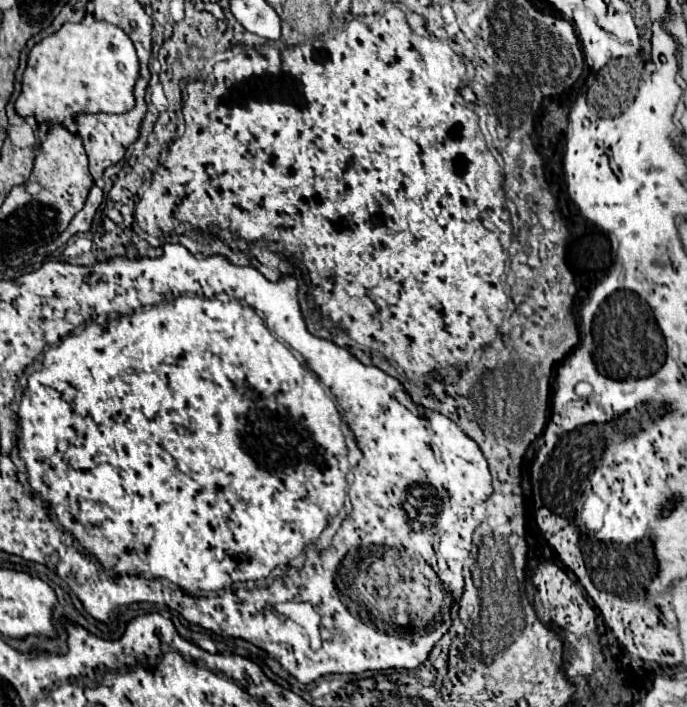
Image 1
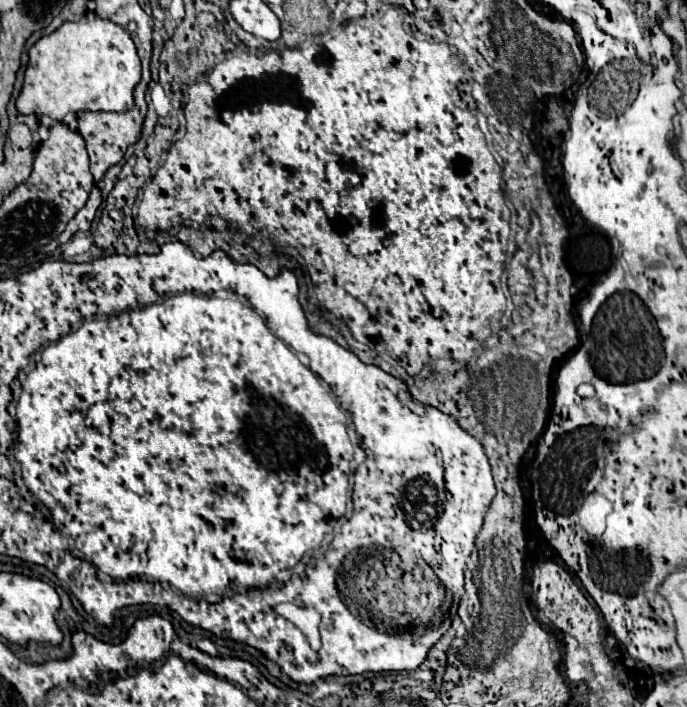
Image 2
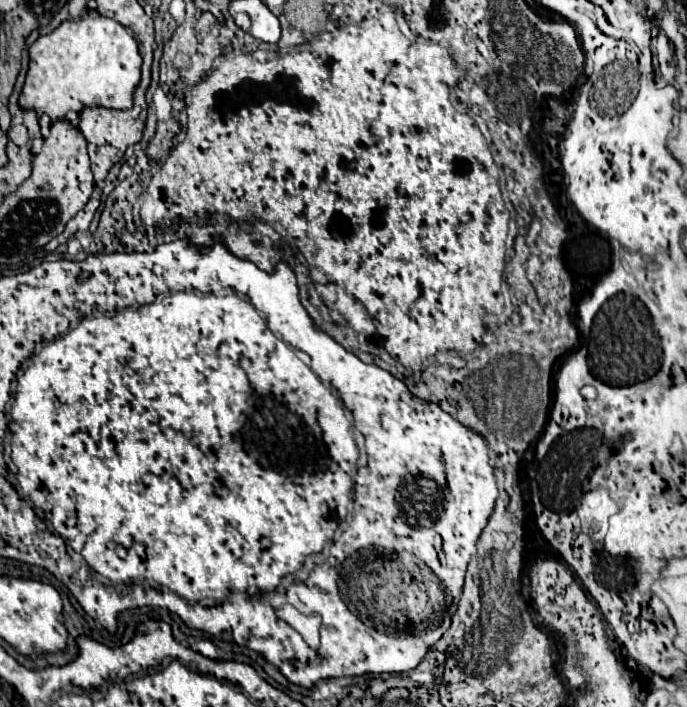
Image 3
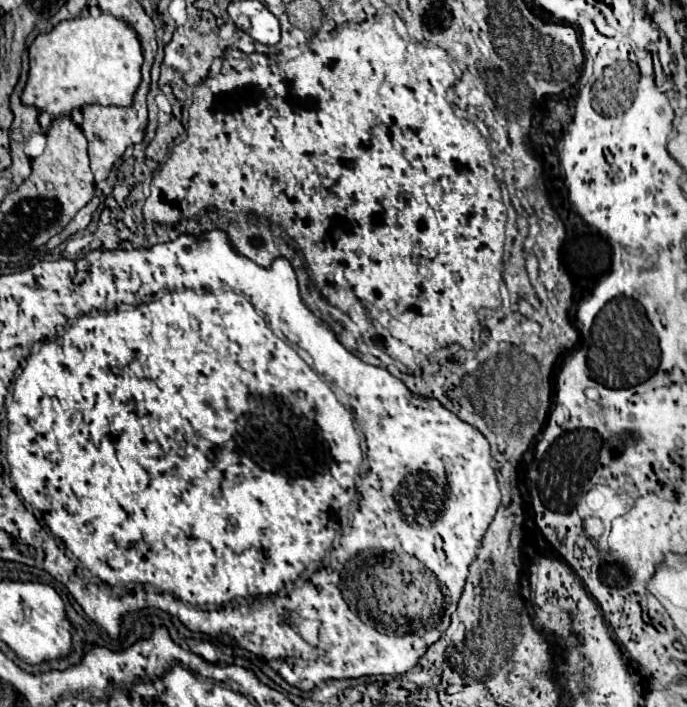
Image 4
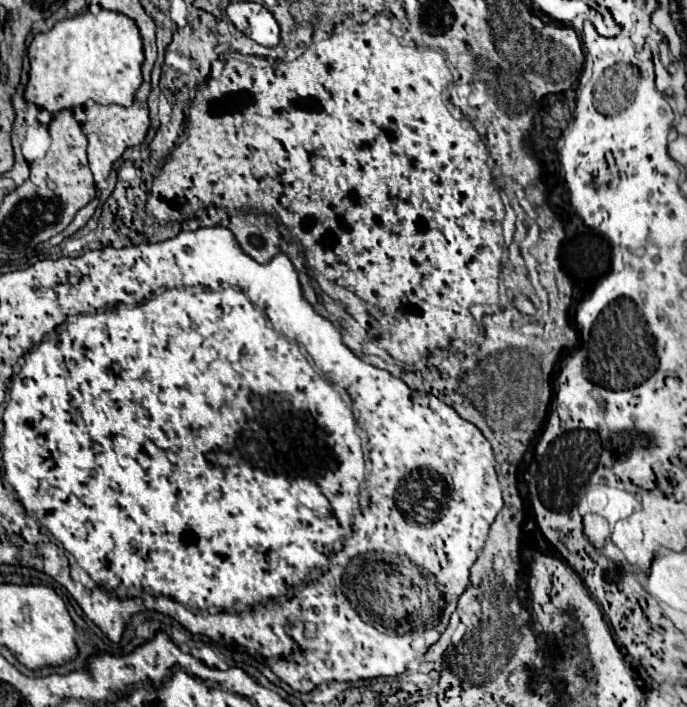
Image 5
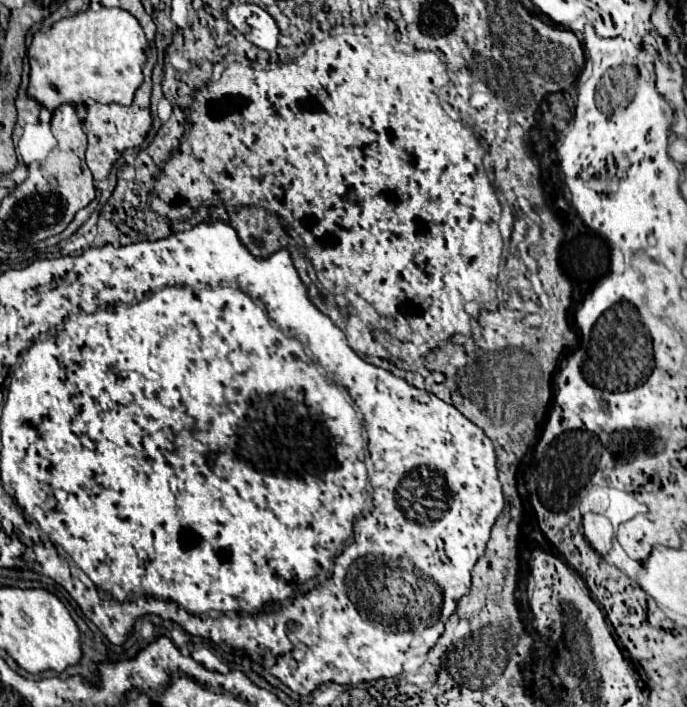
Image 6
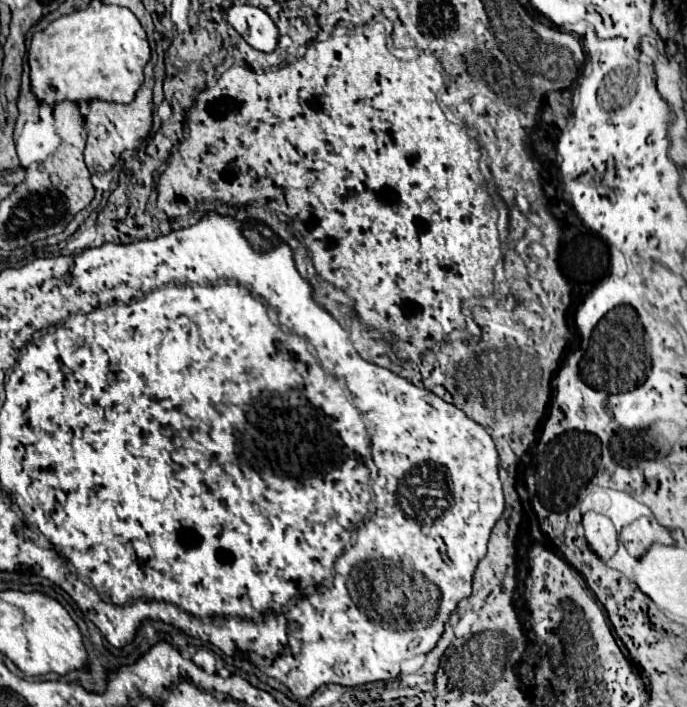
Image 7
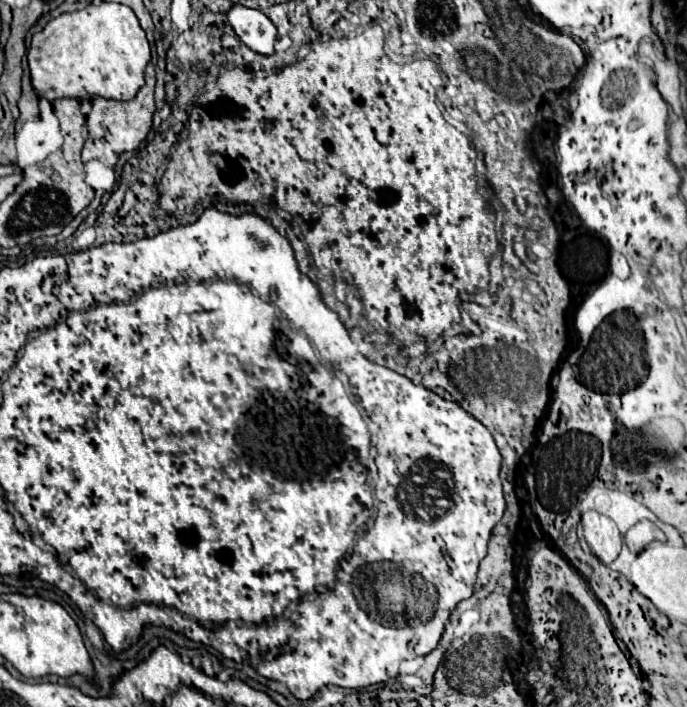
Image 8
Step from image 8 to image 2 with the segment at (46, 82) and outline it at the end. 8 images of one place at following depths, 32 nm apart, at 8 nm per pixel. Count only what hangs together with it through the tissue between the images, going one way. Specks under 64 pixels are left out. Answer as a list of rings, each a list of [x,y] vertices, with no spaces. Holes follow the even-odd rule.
[[[104,18],[64,22],[56,32],[30,48],[24,88],[16,100],[20,114],[50,116],[62,122],[68,112],[126,112],[134,106],[134,86],[140,80],[140,58],[128,32]]]

